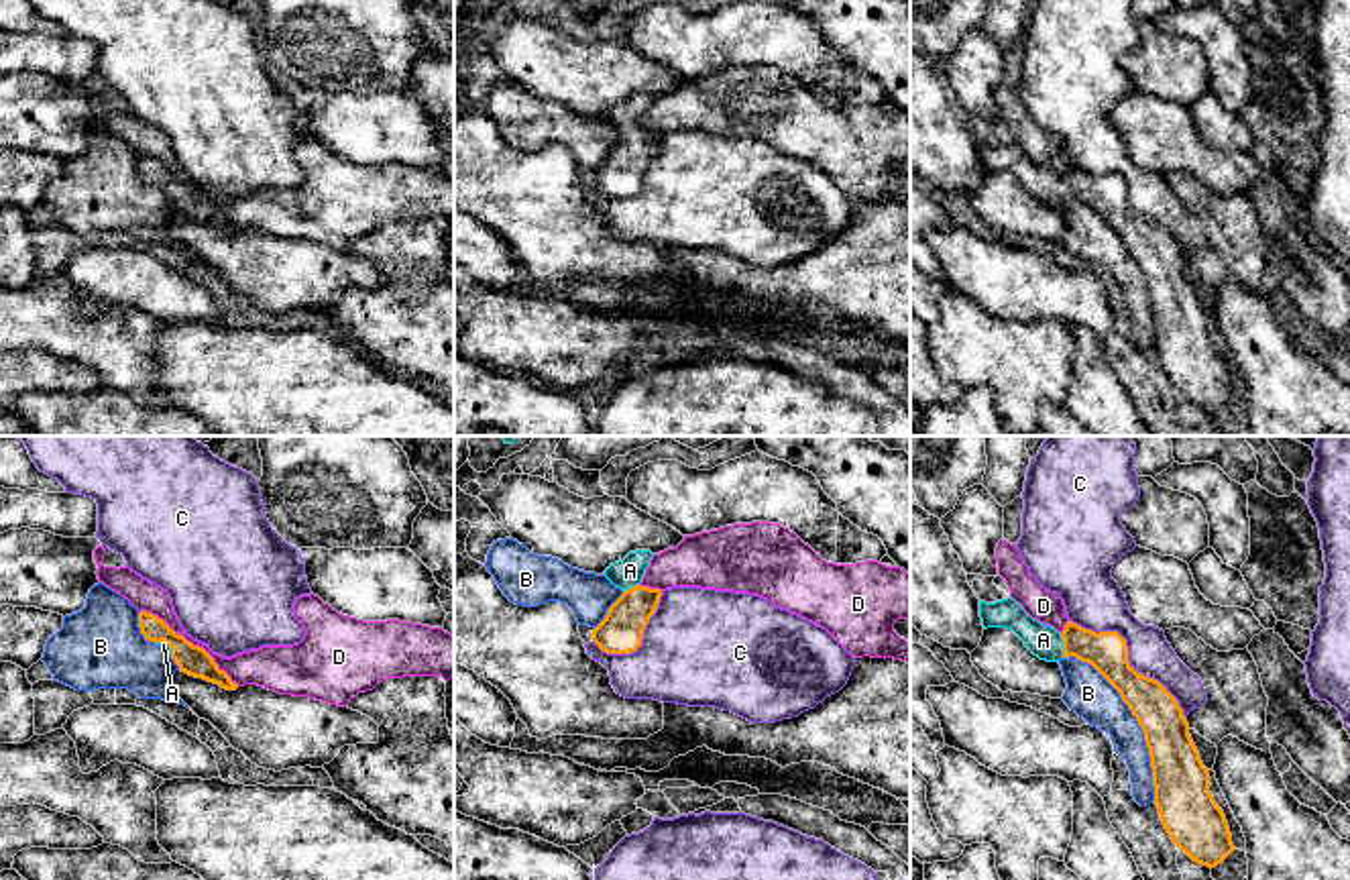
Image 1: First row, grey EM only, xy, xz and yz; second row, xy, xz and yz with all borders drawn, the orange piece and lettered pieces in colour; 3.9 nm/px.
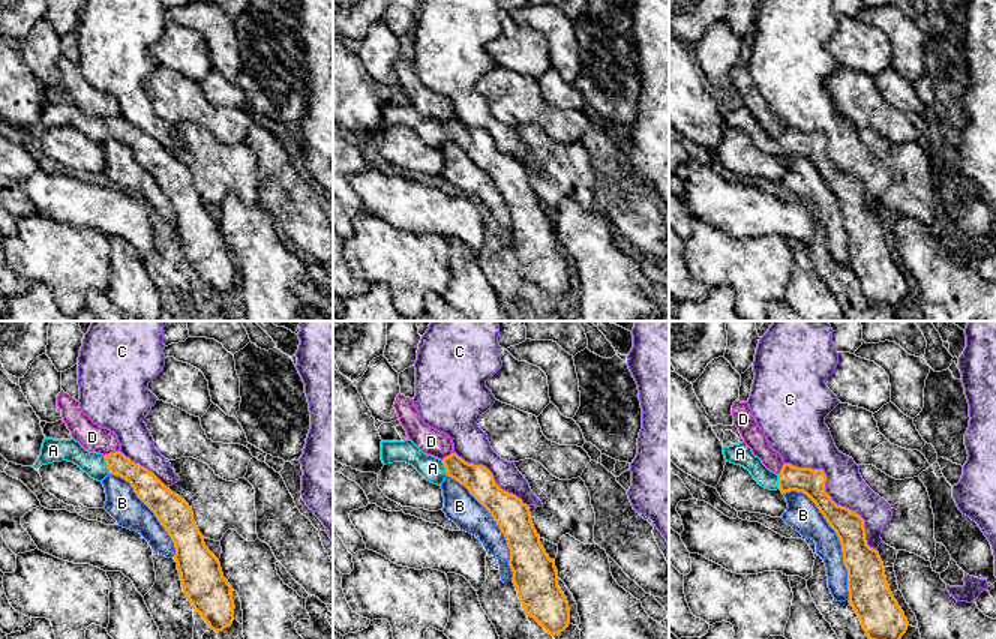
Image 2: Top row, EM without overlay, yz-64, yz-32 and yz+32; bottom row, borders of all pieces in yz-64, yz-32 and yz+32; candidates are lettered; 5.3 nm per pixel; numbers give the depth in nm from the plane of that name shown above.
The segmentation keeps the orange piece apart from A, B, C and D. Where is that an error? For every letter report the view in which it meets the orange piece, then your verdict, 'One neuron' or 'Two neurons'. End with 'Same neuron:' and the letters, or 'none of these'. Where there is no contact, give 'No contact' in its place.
A: Touches orange in yz. One neuron
B: Touches orange in yz. Two neurons
C: Touches orange in yz. Two neurons
D: Touches orange in xy. Two neurons
Same neuron: A

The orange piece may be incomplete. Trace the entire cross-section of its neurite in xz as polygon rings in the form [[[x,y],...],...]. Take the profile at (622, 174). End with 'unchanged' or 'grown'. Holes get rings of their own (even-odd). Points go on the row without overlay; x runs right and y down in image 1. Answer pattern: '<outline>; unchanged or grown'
[[[635,94],[605,114],[605,120],[623,134],[593,173],[593,185],[607,198],[631,198],[641,189],[643,173],[662,141],[660,132],[639,128],[652,100],[650,94]]]; grown

